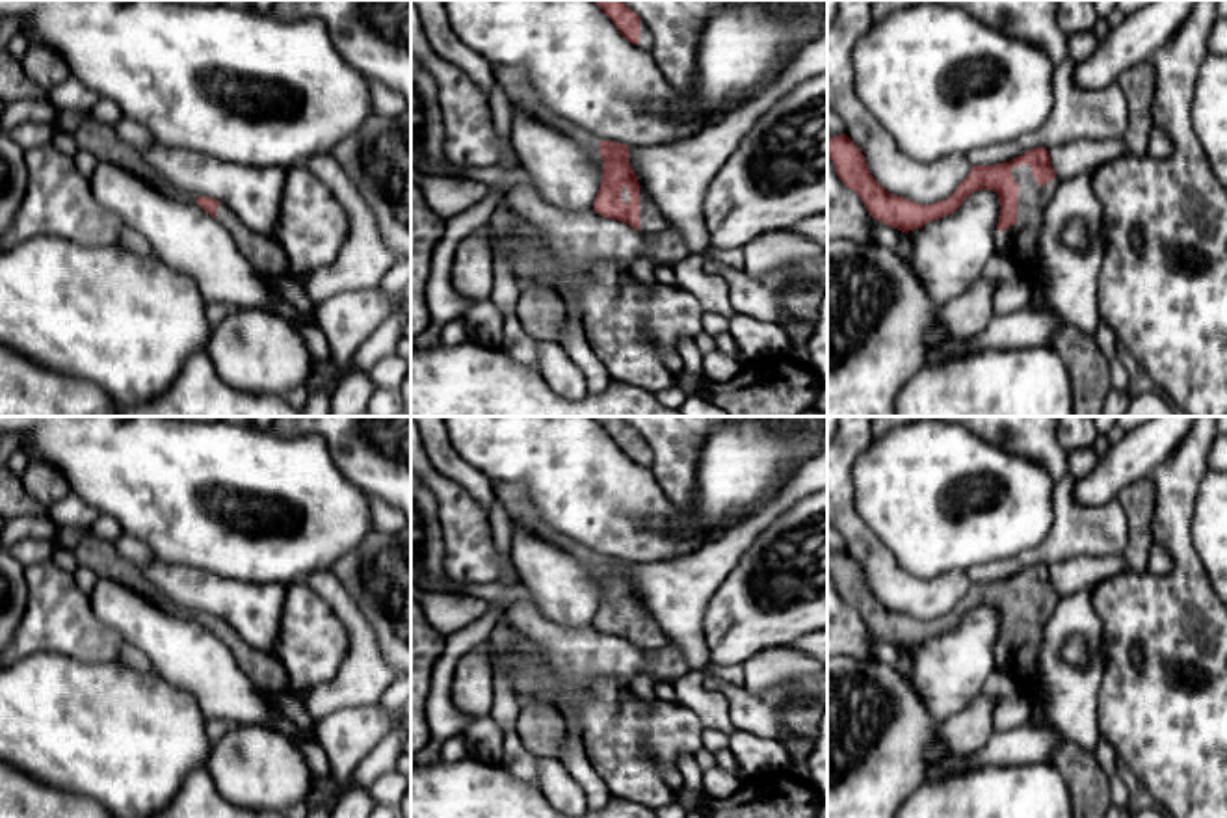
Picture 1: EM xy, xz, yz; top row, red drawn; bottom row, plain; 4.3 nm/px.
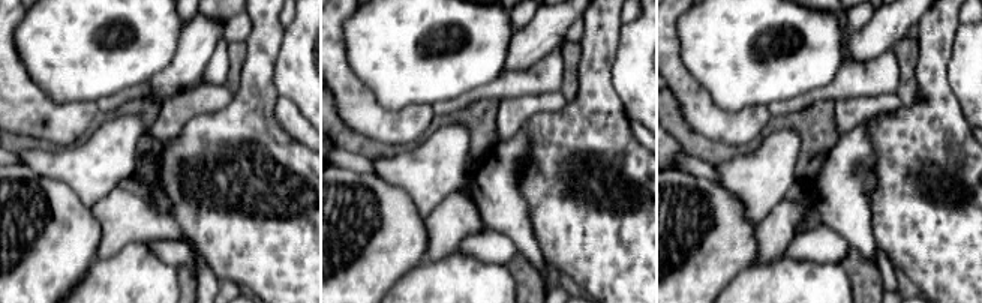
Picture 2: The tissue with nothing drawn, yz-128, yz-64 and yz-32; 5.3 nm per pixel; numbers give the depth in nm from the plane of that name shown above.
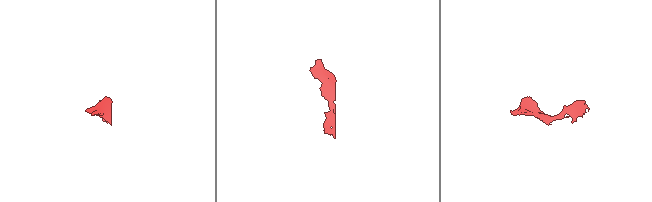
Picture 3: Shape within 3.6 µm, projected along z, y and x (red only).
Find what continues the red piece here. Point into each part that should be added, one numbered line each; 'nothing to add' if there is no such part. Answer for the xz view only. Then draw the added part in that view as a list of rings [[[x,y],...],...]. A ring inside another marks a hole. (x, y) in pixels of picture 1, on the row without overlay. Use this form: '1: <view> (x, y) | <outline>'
1: xz (514, 497) | [[[498,480],[498,482],[493,482],[493,491],[513,526],[526,528],[534,535],[560,548],[569,550],[574,558],[578,558],[580,561],[591,567],[600,565],[599,554],[576,543],[574,539],[569,539],[567,535],[560,534],[554,526],[550,526],[541,517],[535,504],[530,500],[526,485],[522,482],[500,482]]]
2: xz (651, 636) | [[[640,604],[640,647],[647,651],[658,651],[671,645],[669,638],[662,632],[658,623],[649,615],[643,604]]]

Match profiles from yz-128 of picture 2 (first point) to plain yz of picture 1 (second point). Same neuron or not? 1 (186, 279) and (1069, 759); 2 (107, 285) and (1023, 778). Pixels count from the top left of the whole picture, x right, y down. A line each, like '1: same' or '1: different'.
1: same
2: same

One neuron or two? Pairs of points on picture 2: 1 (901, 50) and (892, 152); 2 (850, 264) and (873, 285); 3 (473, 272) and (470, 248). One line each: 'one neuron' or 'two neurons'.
1: two neurons
2: one neuron
3: two neurons

